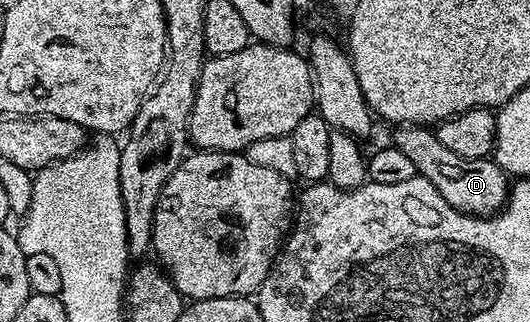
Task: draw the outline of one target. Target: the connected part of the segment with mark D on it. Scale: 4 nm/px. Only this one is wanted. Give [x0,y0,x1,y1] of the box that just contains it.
[393,125,511,217]

